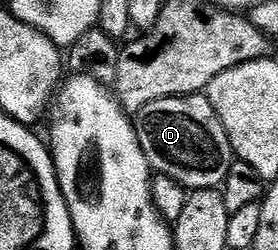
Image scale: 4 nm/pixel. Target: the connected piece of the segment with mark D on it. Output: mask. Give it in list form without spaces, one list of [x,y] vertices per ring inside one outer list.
[[[205,95],[157,99],[134,114],[141,151],[158,176],[176,181],[184,190],[219,189],[233,160],[225,127]]]

